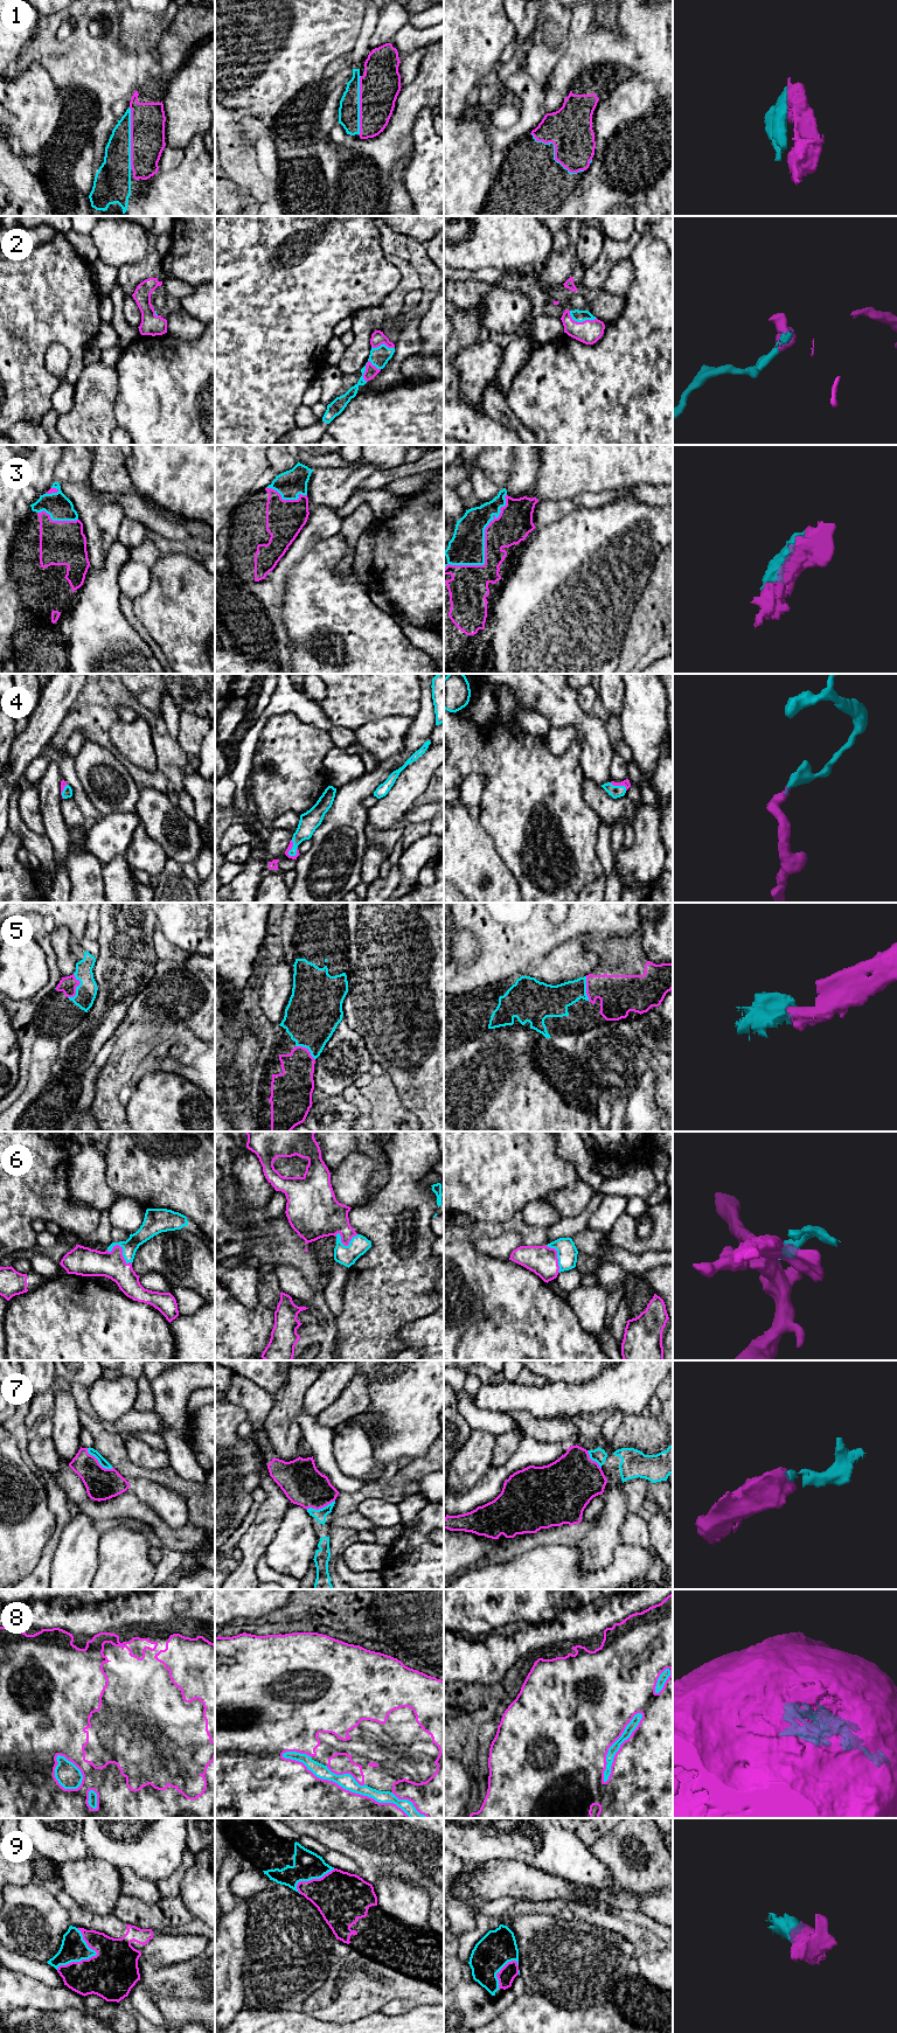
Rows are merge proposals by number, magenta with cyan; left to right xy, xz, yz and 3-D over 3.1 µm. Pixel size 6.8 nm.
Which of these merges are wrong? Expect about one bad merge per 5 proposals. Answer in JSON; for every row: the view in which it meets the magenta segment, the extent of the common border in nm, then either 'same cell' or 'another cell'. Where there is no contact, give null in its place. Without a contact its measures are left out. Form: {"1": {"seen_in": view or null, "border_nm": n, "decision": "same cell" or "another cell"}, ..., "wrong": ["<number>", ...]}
{"1": {"seen_in": "xy", "border_nm": 420, "decision": "same cell"}, "2": {"seen_in": "xz", "border_nm": 160, "decision": "same cell"}, "3": {"seen_in": "yz", "border_nm": 650, "decision": "same cell"}, "4": {"seen_in": "xz", "border_nm": 120, "decision": "same cell"}, "5": {"seen_in": "xy", "border_nm": 170, "decision": "same cell"}, "6": {"seen_in": "xy", "border_nm": 190, "decision": "same cell"}, "7": {"seen_in": "xy", "border_nm": 240, "decision": "same cell"}, "8": {"seen_in": "xz", "border_nm": 1000, "decision": "same cell"}, "9": {"seen_in": "xy", "border_nm": 320, "decision": "same cell"}, "wrong": []}

